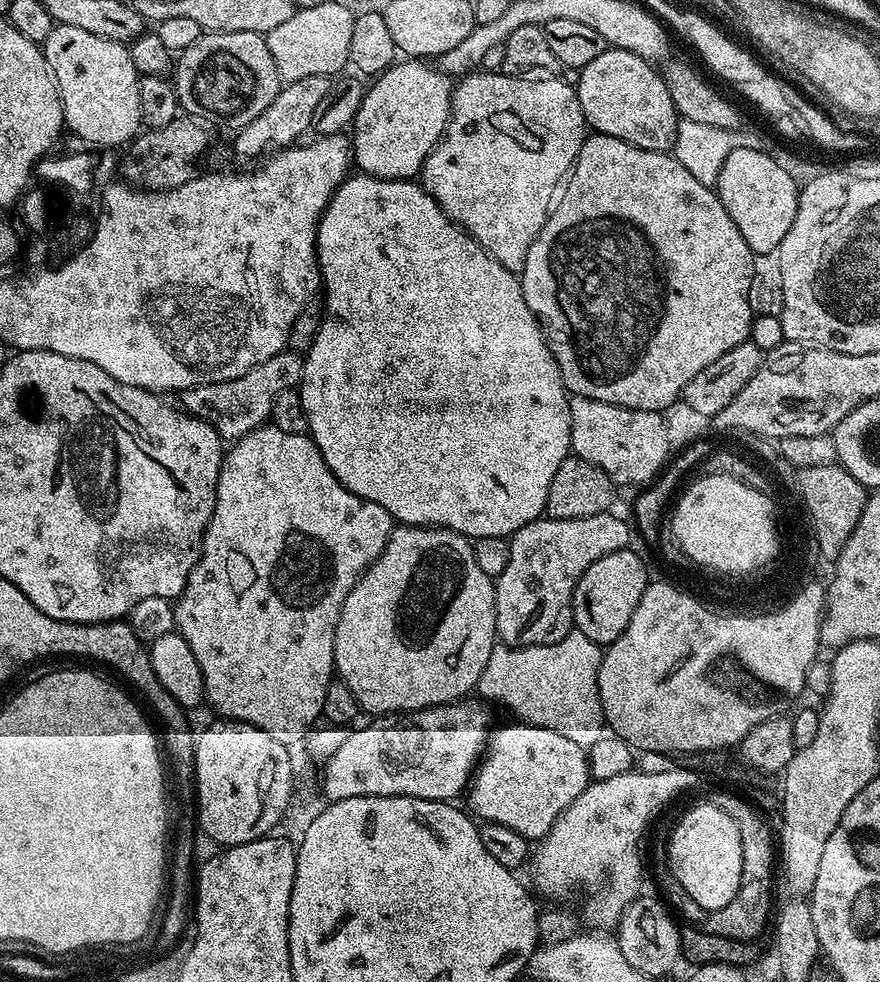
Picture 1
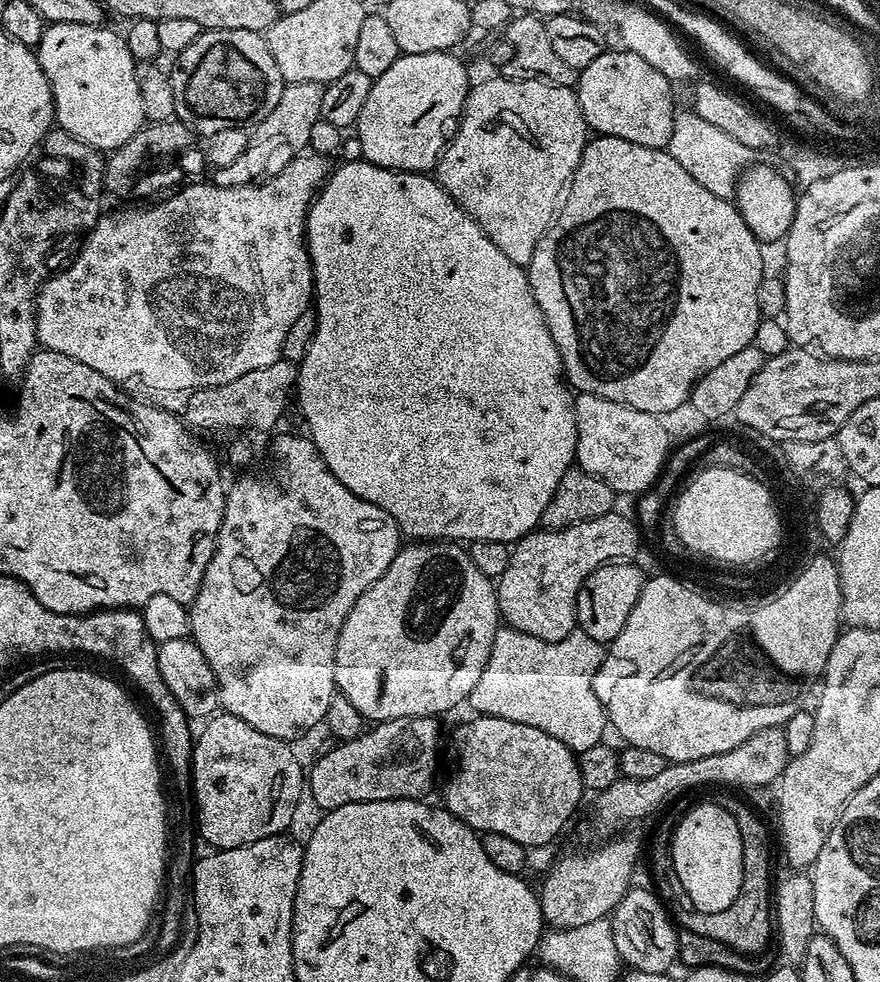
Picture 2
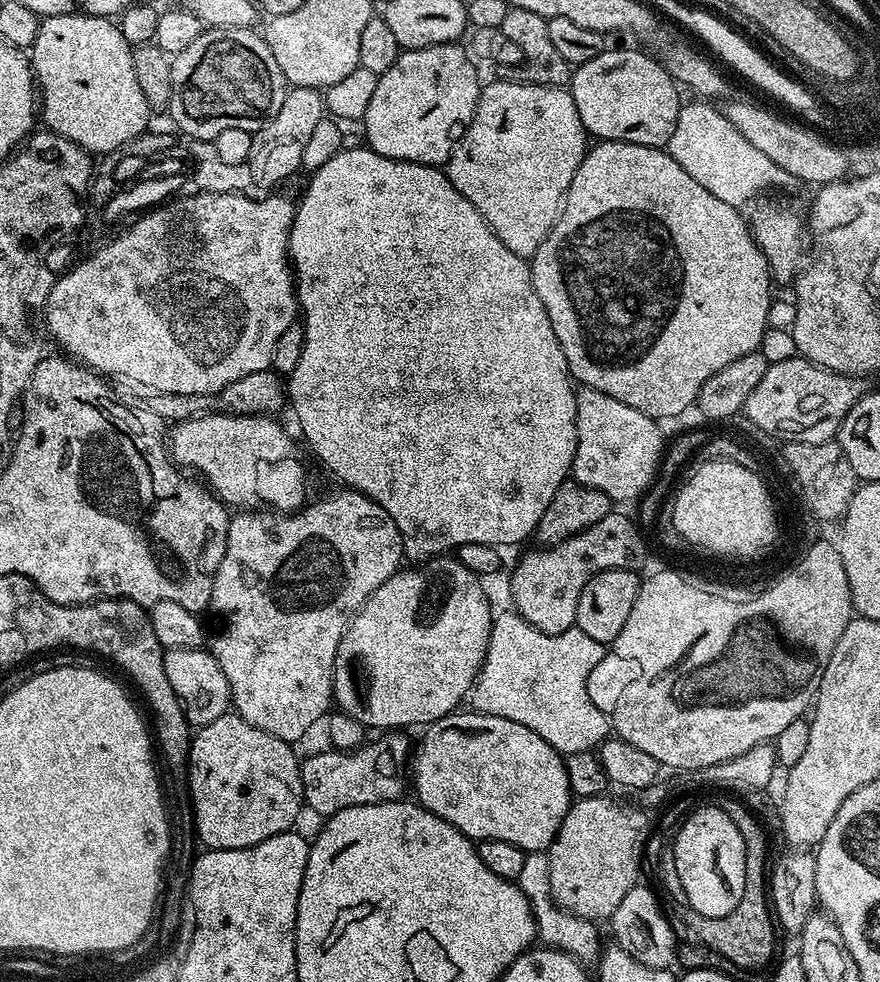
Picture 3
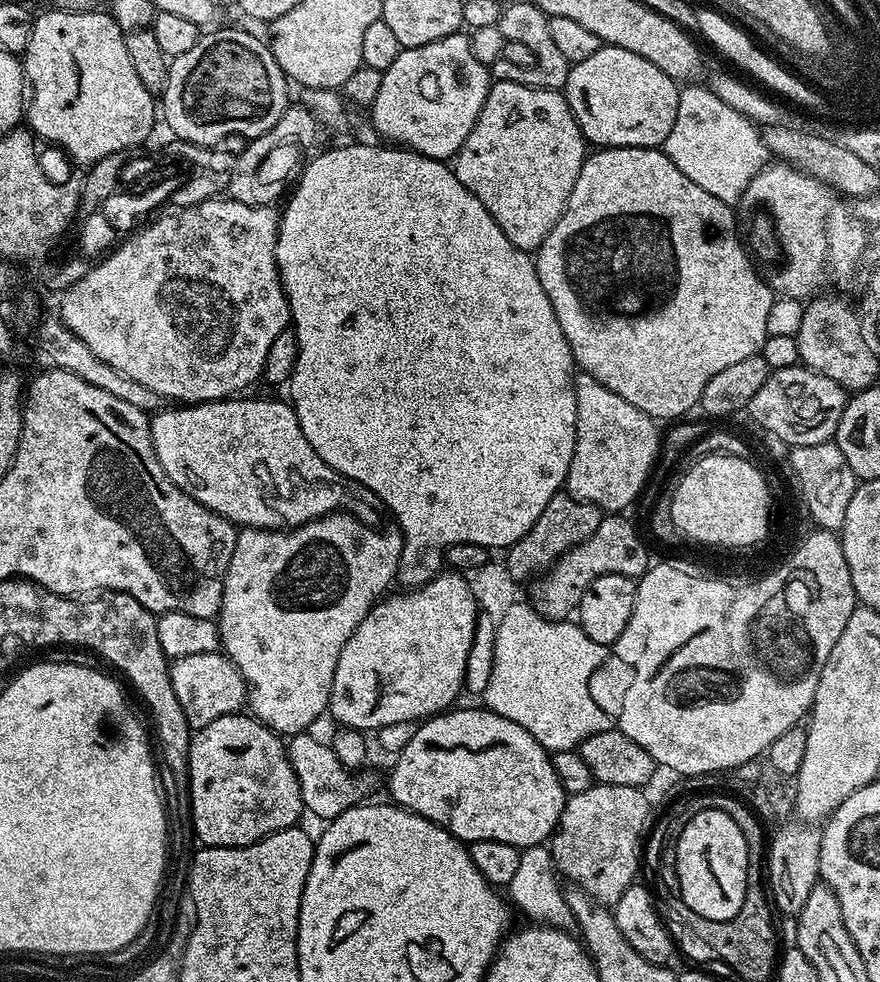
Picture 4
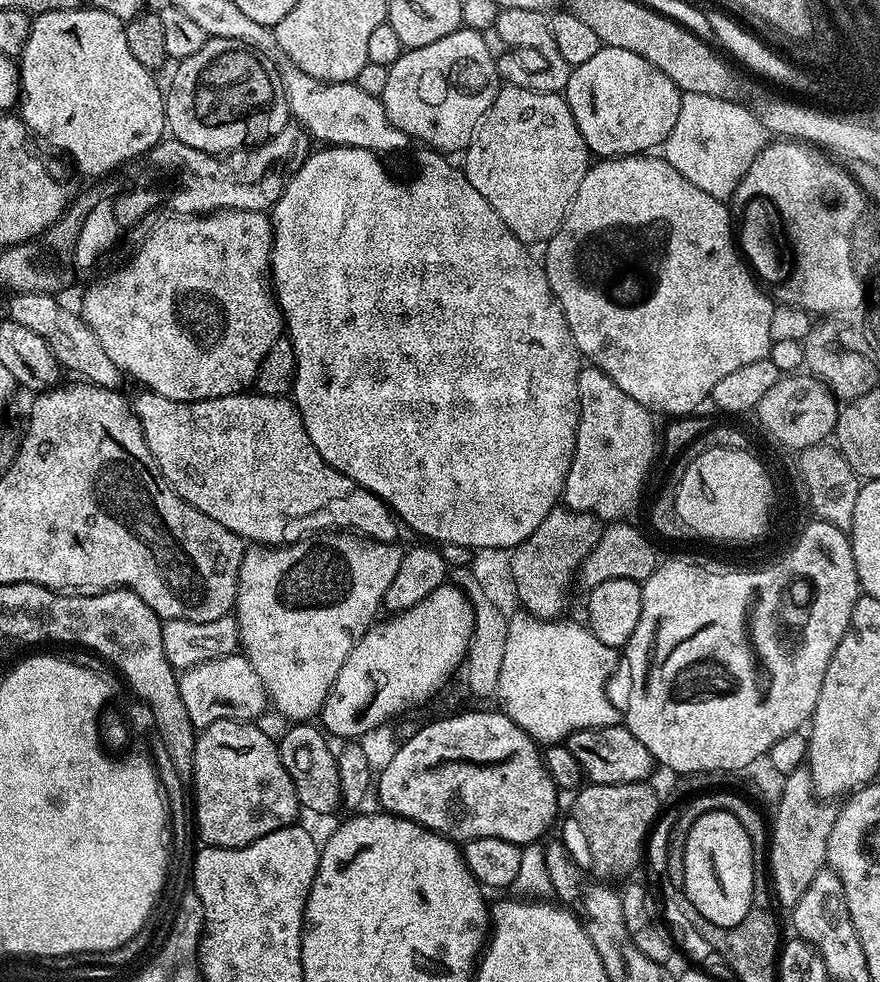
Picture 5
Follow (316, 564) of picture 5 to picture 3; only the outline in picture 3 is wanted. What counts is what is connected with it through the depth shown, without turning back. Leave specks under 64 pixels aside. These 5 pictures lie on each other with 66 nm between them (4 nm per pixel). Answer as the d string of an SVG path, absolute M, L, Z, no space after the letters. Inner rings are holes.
M340 490L332 492L321 500L313 499L305 503L304 507L287 514L275 510L240 510L229 519L228 545L226 554L216 571L214 586L212 587L212 602L210 612L220 619L220 629L210 636L210 651L213 658L222 666L222 674L226 674L226 682L230 682L232 690L231 707L235 715L241 716L250 726L258 726L258 730L266 730L266 734L274 734L278 738L289 742L297 742L308 732L308 727L315 720L323 721L330 705L333 703L332 695L332 667L338 654L338 642L342 642L342 634L348 628L356 611L396 572L401 571L400 560L405 559L404 543L398 526L394 526L394 518L382 510L369 496L361 492Z

